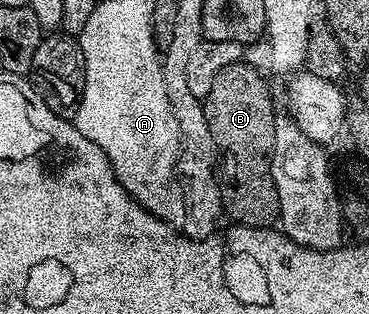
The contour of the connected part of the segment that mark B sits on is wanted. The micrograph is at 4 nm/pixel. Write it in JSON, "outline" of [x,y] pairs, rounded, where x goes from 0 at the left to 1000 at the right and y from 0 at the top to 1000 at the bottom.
{"outline":[[[664,197],[618,207],[575,252],[575,290],[553,312],[553,344],[564,379],[564,417],[575,417],[575,436],[588,439],[591,462],[604,478],[604,510],[612,548],[602,573],[602,659],[618,672],[626,707],[650,717],[696,717],[721,723],[745,701],[753,675],[753,624],[748,621],[748,583],[737,570],[732,541],[732,497],[743,478],[743,322],[732,312],[732,283],[721,258]]]}

